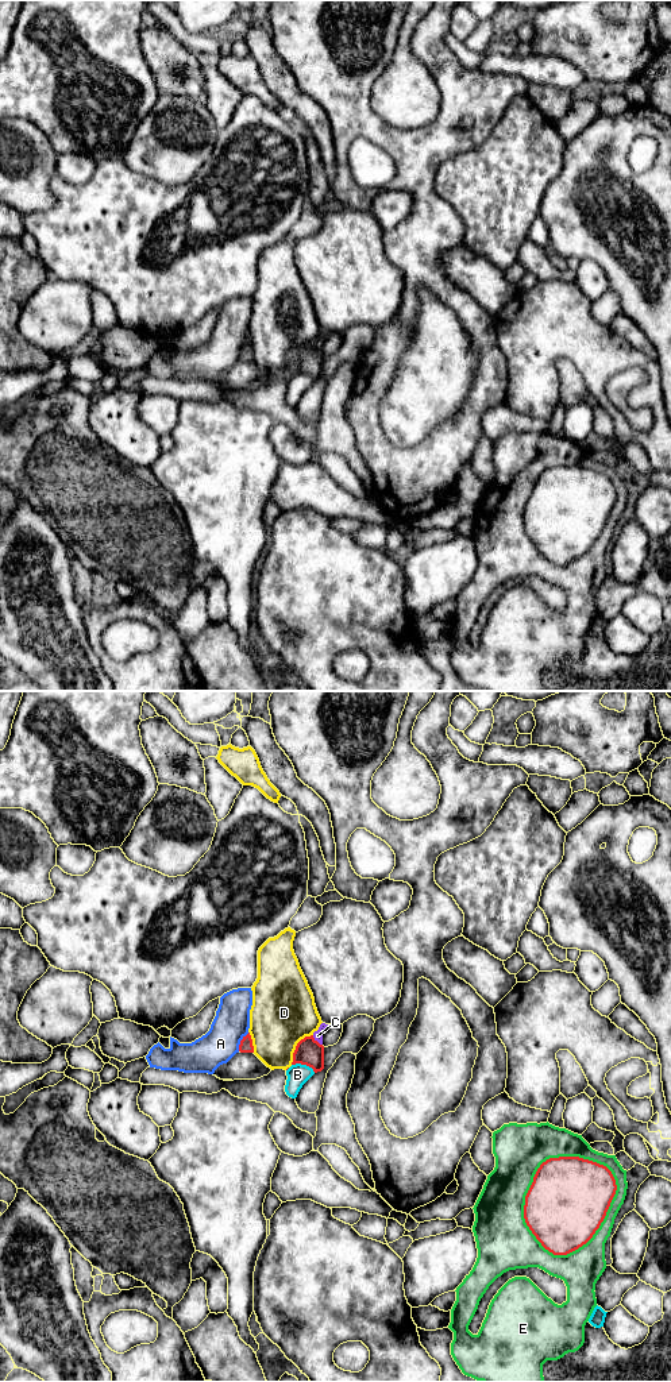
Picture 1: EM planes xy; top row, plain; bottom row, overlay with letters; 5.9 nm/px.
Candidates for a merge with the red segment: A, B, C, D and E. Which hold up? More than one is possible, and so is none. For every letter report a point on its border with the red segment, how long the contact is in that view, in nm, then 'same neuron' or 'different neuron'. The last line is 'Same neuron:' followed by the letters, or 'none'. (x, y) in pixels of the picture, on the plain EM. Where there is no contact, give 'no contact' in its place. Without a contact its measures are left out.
A: meets red in xy at (240, 351); contact 130 nm long; different neuron
B: meets red in xy at (304, 373); contact 150 nm long; different neuron
C: meets red in xy at (316, 350); contact 90 nm long; different neuron
D: meets red in xy at (296, 355); contact 220 nm long; different neuron
E: meets red in xy at (602, 529); contact 600 nm long; different neuron
Same neuron: none

